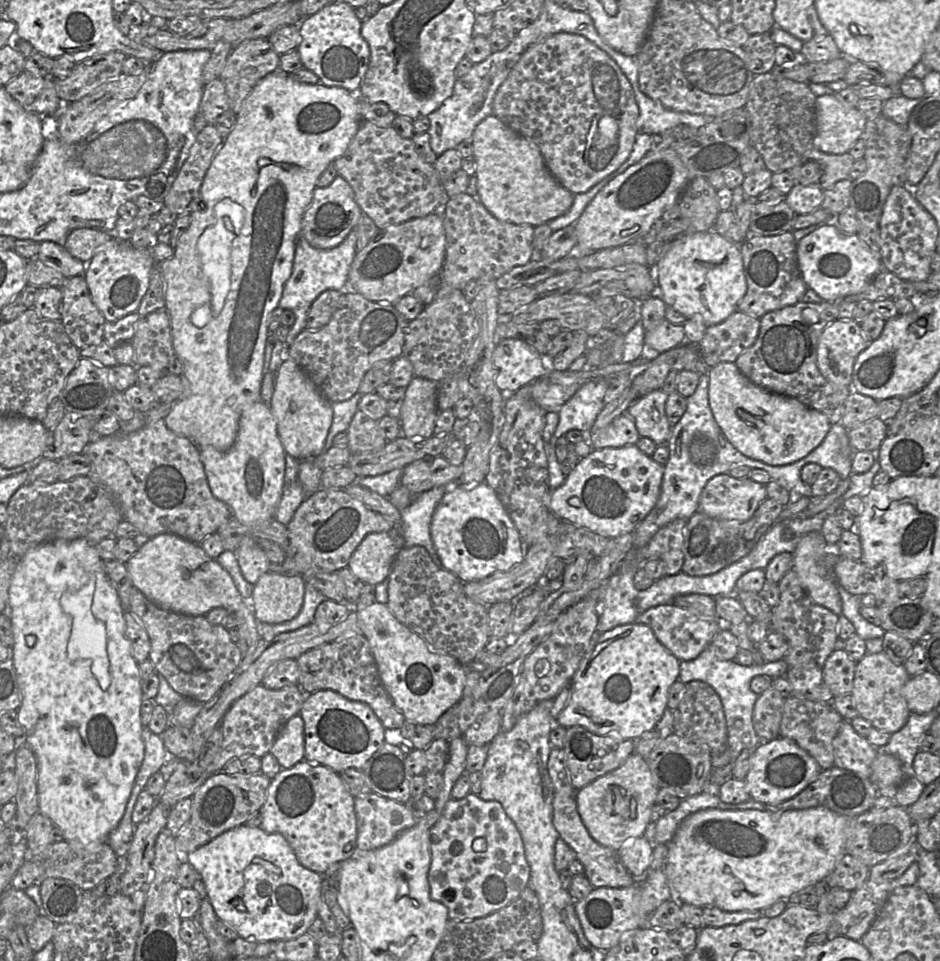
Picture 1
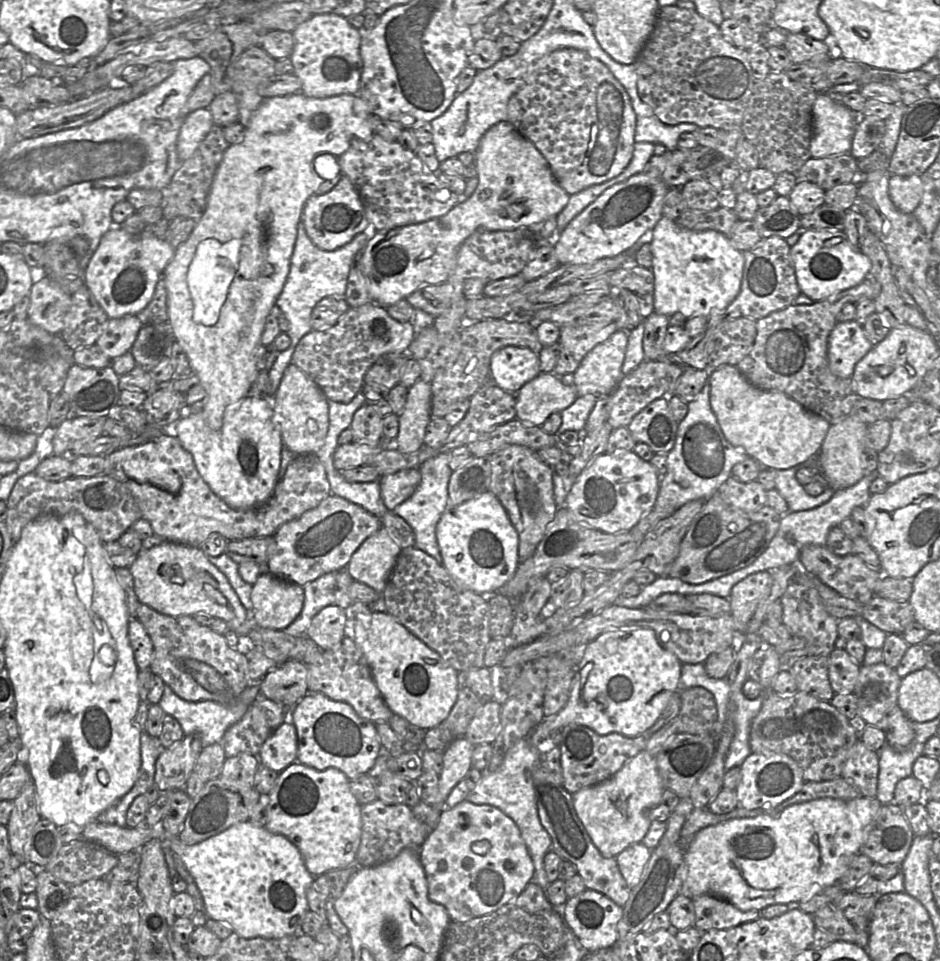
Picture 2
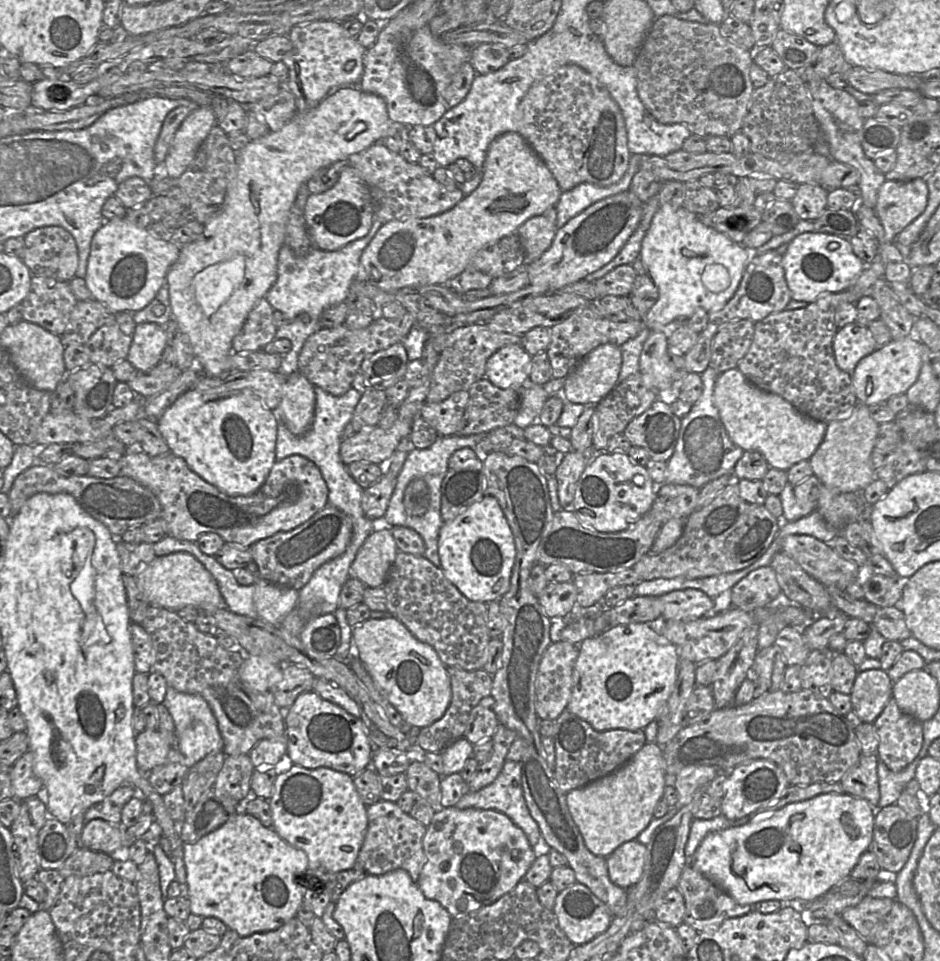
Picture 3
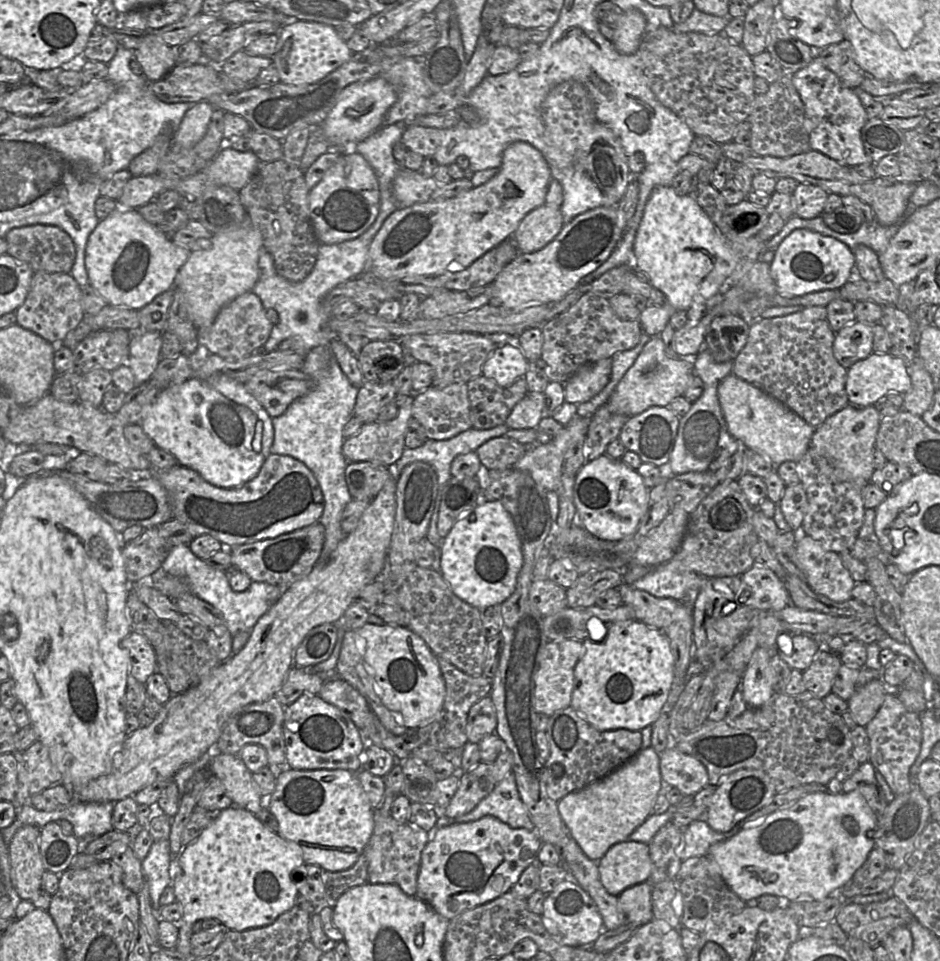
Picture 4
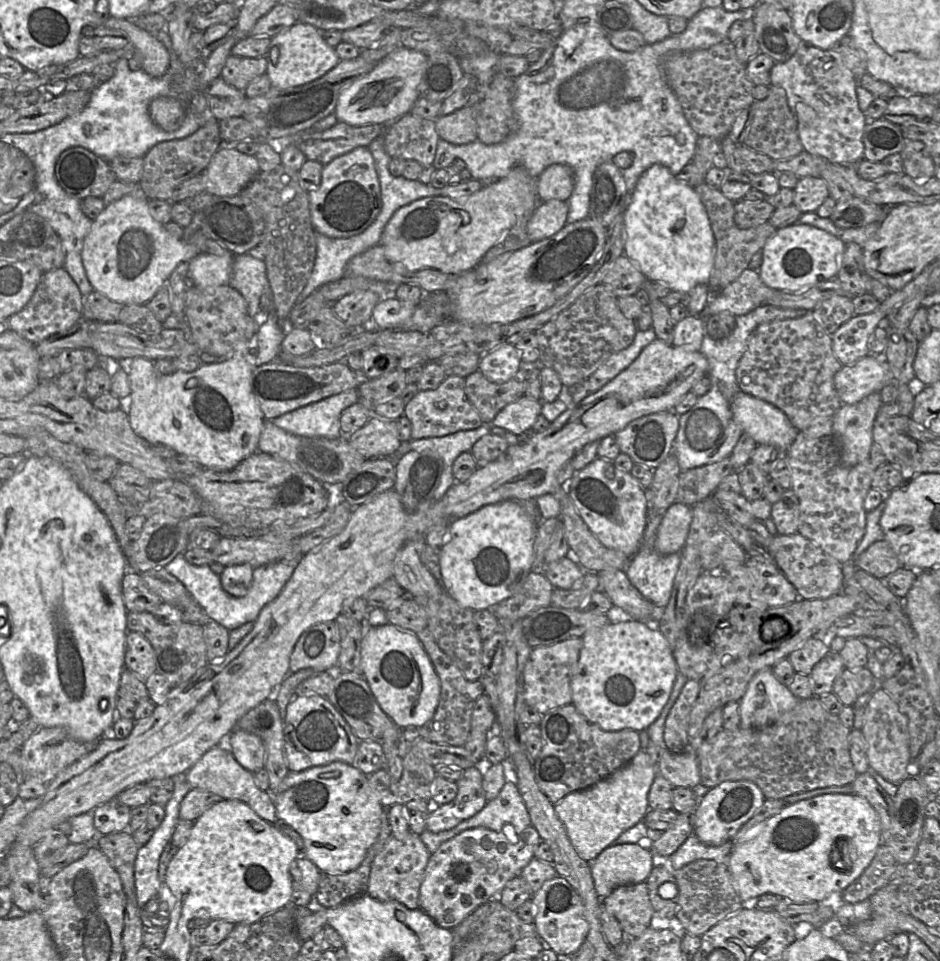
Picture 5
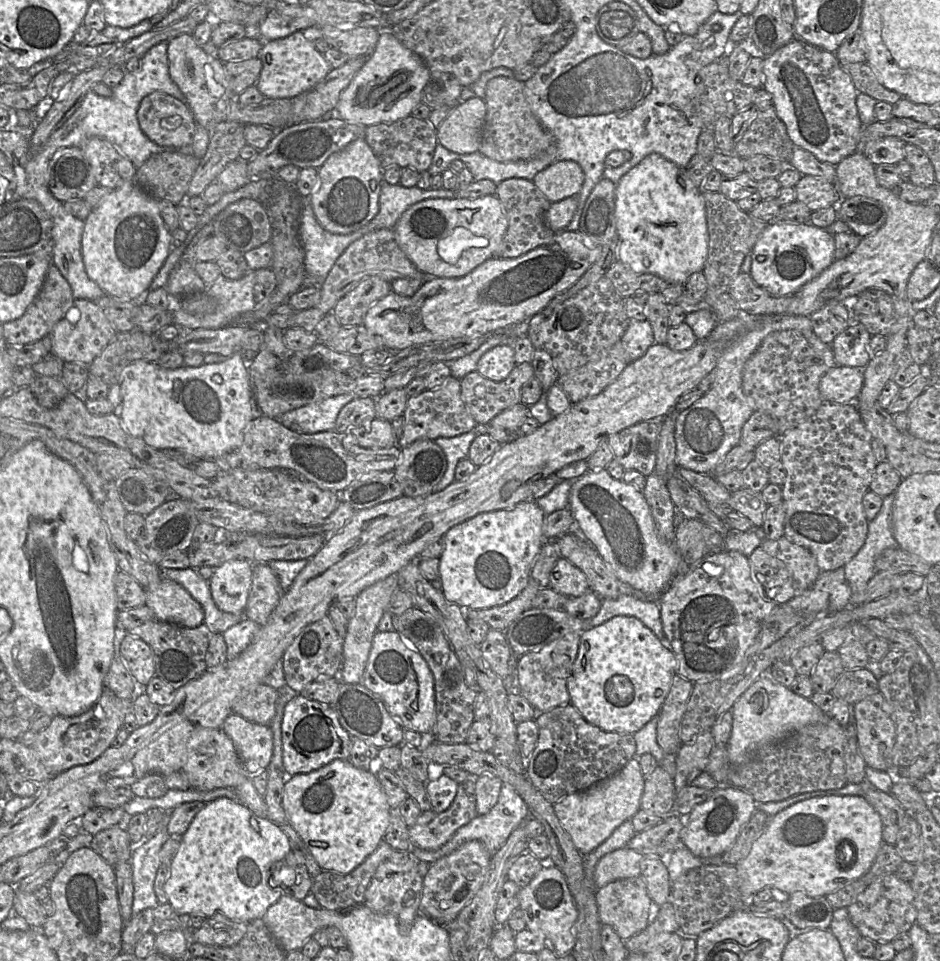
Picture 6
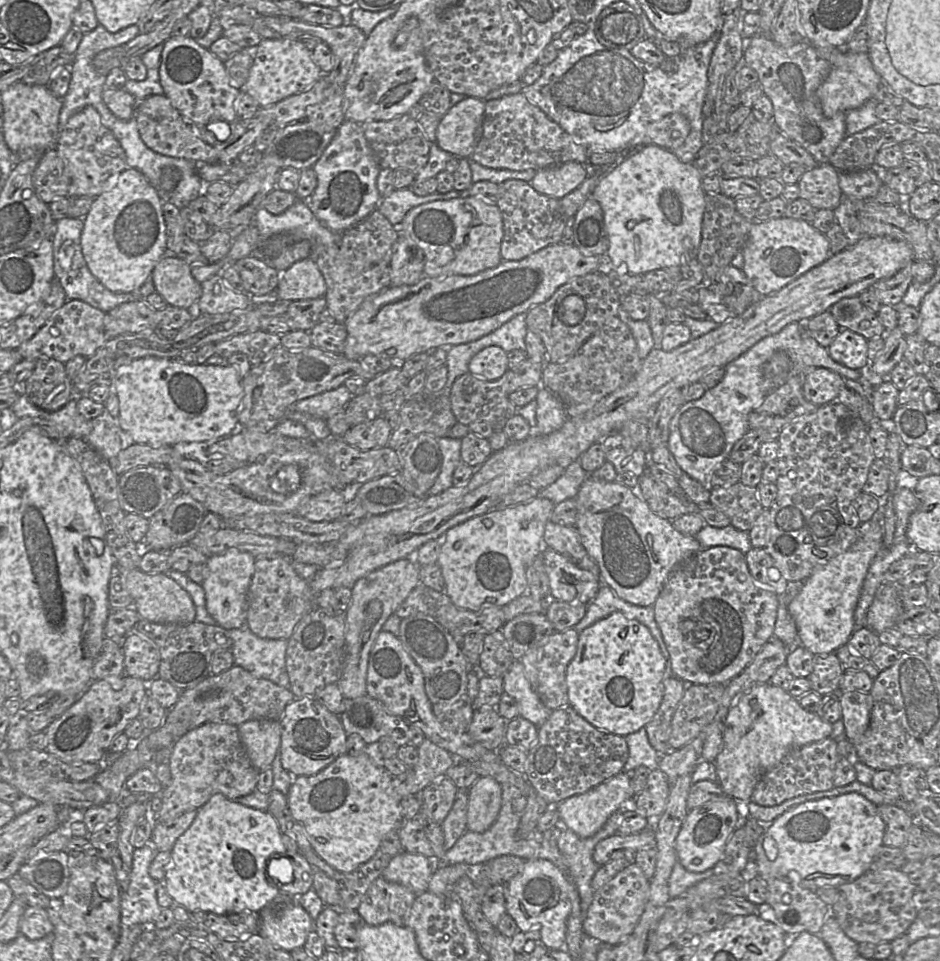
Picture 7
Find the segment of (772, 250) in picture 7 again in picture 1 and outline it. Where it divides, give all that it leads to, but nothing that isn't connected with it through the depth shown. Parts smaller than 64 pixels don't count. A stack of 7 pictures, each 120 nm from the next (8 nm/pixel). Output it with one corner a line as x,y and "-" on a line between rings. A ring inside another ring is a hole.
822,225
802,238
796,246
798,266
807,287
824,301
857,294
884,268
858,235
846,234
838,227

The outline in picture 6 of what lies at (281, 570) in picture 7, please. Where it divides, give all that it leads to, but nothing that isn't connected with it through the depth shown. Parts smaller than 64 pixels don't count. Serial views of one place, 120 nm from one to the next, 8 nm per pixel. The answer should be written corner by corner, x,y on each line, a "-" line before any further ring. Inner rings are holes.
267,563
254,564
244,616
261,627
264,626
283,594
280,581
270,566

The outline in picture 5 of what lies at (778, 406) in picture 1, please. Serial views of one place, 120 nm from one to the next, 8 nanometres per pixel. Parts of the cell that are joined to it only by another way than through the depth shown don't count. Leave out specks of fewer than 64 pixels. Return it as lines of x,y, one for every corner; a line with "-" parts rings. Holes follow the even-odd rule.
741,390
734,395
731,409
744,433
781,453
787,452
799,432
779,408

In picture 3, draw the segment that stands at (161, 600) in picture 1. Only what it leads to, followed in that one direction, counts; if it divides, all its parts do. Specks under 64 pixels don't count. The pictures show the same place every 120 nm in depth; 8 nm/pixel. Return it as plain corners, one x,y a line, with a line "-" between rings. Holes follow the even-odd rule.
176,552
156,558
136,577
136,583
149,606
178,611
186,606
200,610
225,609
226,604
217,582
193,555

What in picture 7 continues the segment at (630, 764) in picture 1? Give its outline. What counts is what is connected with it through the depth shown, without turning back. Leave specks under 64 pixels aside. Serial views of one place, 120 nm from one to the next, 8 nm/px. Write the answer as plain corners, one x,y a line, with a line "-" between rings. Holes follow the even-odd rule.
619,772
589,791
571,796
556,805
560,821
581,838
595,835
616,811
634,811
635,802
630,786
630,776

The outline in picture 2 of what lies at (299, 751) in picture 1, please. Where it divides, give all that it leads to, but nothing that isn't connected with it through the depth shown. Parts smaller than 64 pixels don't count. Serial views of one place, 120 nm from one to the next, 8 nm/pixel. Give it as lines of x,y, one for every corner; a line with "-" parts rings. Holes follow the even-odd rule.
286,721
263,743
258,754
262,763
277,772
297,760
298,737
294,724

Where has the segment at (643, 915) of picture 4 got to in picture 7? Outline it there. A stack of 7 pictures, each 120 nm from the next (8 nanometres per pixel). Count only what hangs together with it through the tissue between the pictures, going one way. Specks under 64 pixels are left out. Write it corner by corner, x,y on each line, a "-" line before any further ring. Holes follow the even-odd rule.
632,863
594,893
592,903
583,920
584,934
594,937
602,944
617,945
635,929
648,899
649,880
642,870

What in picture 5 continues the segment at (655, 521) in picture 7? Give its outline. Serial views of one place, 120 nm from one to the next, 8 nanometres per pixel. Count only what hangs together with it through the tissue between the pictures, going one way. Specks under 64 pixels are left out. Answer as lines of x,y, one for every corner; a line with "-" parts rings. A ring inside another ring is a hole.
598,457
576,471
566,488
580,517
604,546
621,551
630,558
639,551
647,525
648,499
647,491
630,472
616,468
613,461

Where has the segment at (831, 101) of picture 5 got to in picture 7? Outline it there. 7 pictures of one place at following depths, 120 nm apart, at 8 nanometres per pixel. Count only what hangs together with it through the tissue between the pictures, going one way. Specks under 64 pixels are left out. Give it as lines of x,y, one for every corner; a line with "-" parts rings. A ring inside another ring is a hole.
761,34
744,40
743,62
758,75
764,94
773,105
773,122
779,131
807,150
818,163
828,163
846,135
846,112
832,117
823,113
817,90
827,77
831,65
821,58
813,45
804,40
782,47

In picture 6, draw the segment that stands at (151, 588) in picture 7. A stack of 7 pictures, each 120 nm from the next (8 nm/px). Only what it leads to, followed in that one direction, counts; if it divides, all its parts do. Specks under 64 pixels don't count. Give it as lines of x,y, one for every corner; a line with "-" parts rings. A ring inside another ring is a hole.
163,578
157,586
145,588
146,602
160,621
196,628
204,622
204,611
188,591
177,582

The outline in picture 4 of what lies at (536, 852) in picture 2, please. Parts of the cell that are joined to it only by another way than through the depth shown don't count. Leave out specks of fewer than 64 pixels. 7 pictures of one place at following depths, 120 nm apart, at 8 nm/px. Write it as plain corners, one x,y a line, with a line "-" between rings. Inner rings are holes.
513,772
498,782
492,792
465,815
449,818
444,814
445,808
434,806
434,809
438,818
435,825
437,829
476,821
484,816
493,816
512,828
526,828
537,832
537,828
531,821
527,808
521,800

